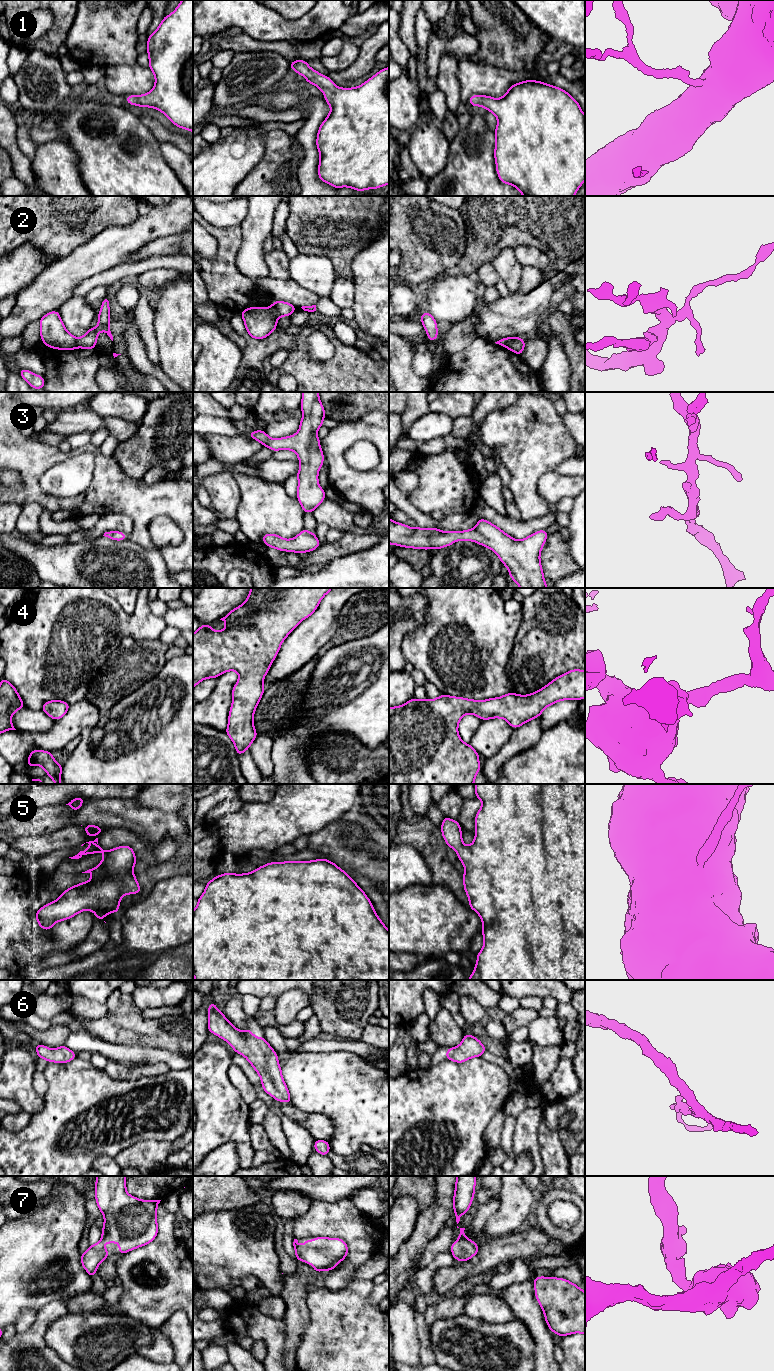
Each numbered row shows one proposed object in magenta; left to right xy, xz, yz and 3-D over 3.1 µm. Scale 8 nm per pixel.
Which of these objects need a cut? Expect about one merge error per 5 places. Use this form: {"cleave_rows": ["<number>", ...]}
{"cleave_rows": ["2"]}

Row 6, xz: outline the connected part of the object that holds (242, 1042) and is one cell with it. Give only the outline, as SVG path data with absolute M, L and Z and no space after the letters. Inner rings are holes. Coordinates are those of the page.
M214 1001L208 1007L208 1019L209 1032L228 1042L234 1049L234 1052L243 1055L248 1060L260 1076L263 1090L278 1102L284 1101L291 1104L289 1090L282 1077L277 1053L268 1044L265 1037L259 1038L254 1036L250 1029L246 1029L245 1031L238 1030L227 1020L222 1011L219 1012L217 1010L216 1003Z

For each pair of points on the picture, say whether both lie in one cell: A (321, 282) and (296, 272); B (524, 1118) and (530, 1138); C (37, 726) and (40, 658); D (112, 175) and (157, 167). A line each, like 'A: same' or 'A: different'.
A: same
B: same
C: different
D: same

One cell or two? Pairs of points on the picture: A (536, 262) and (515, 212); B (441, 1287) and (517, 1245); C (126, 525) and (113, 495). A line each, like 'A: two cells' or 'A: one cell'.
A: two cells
B: one cell
C: two cells

